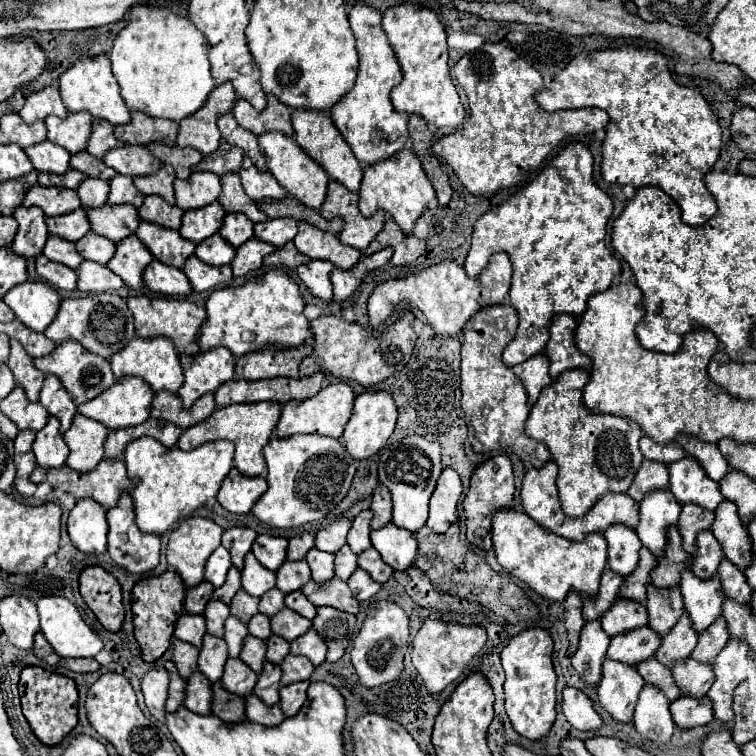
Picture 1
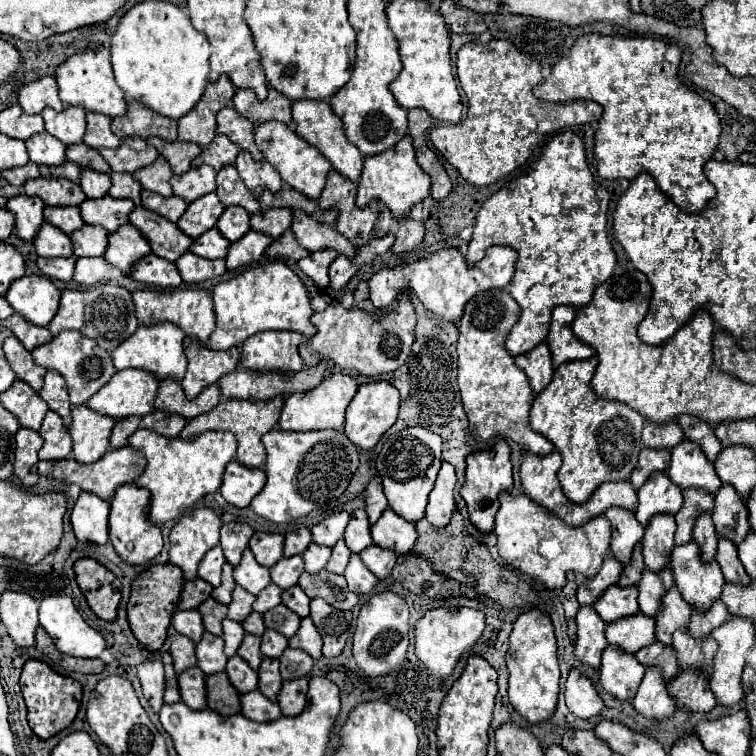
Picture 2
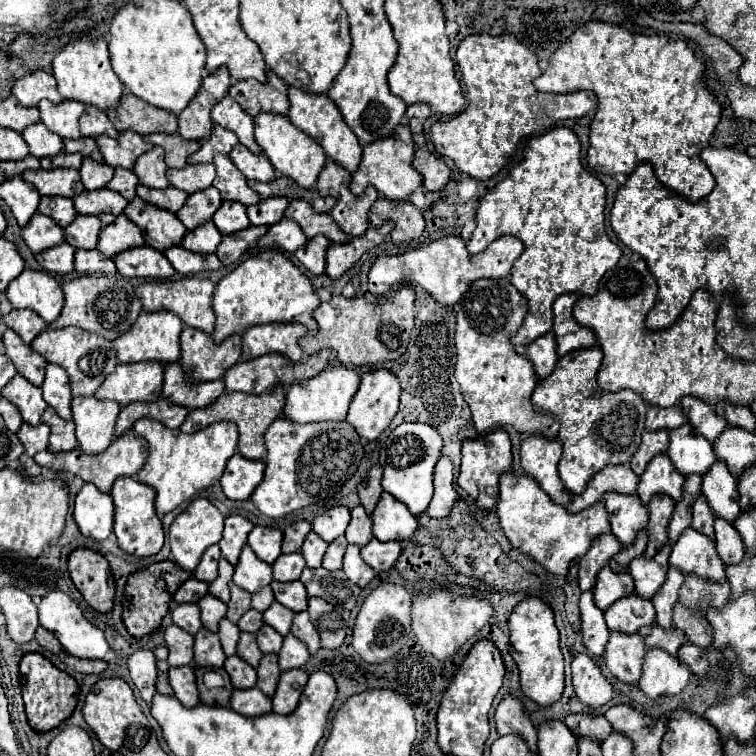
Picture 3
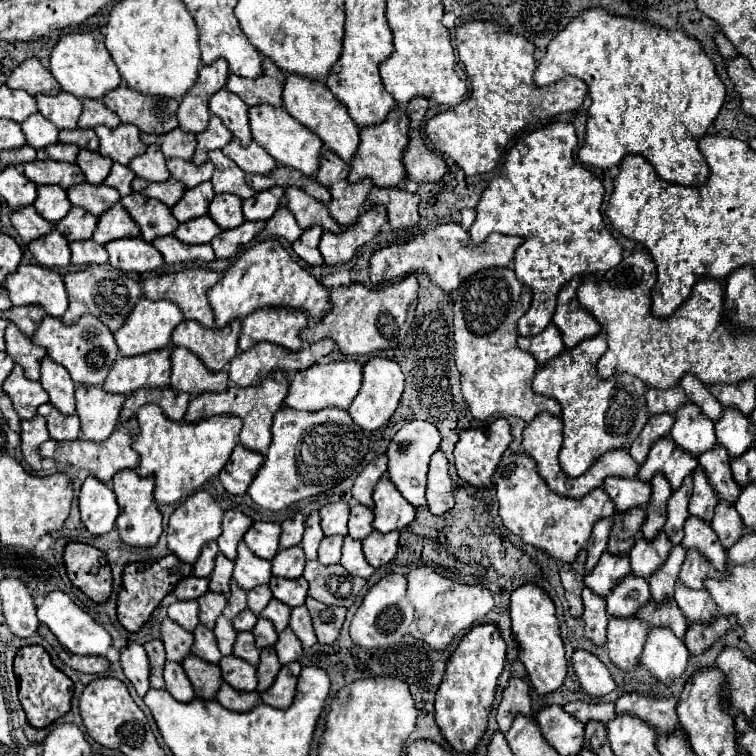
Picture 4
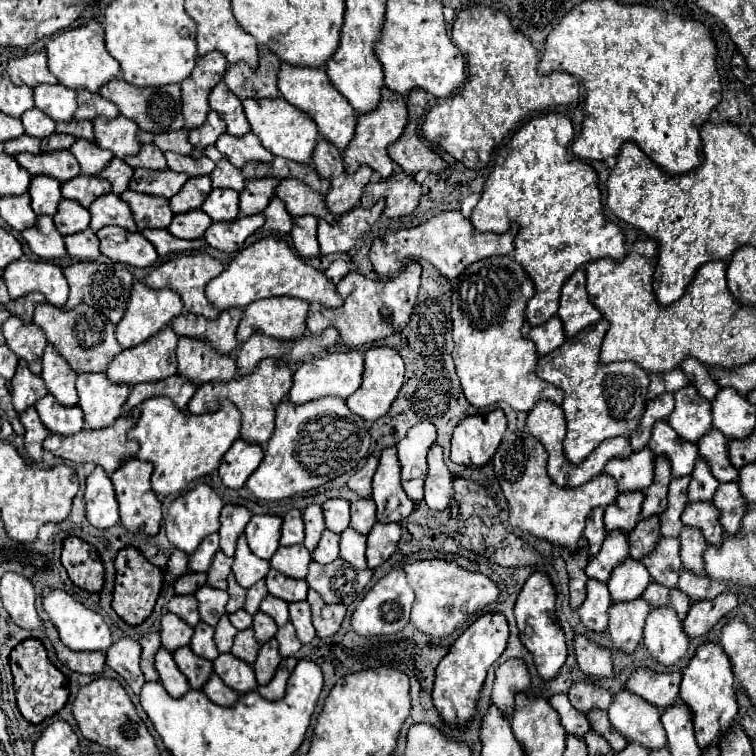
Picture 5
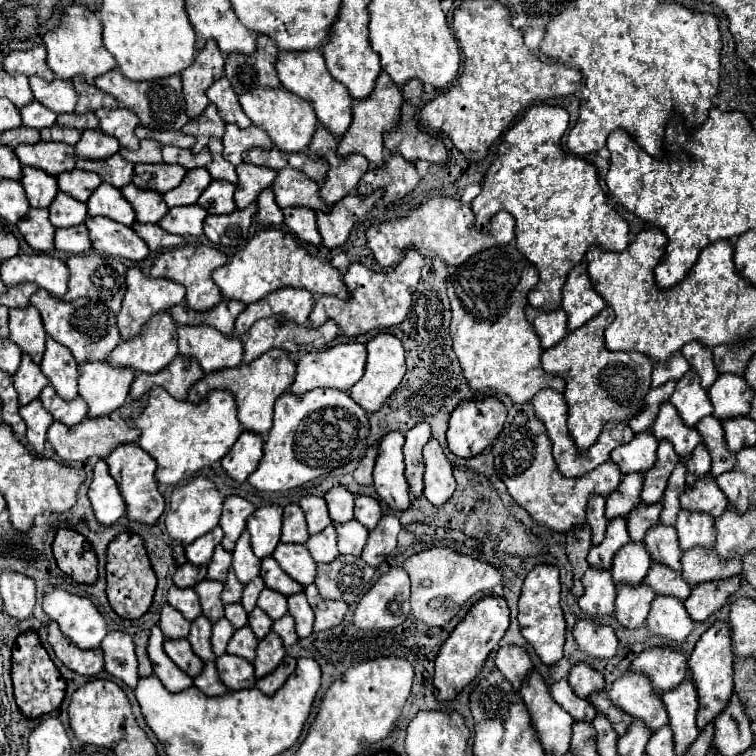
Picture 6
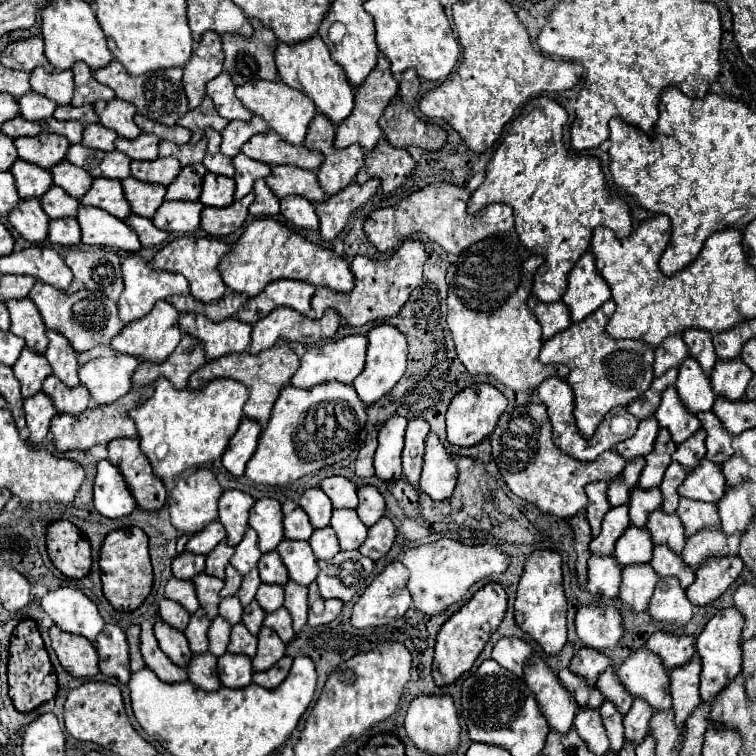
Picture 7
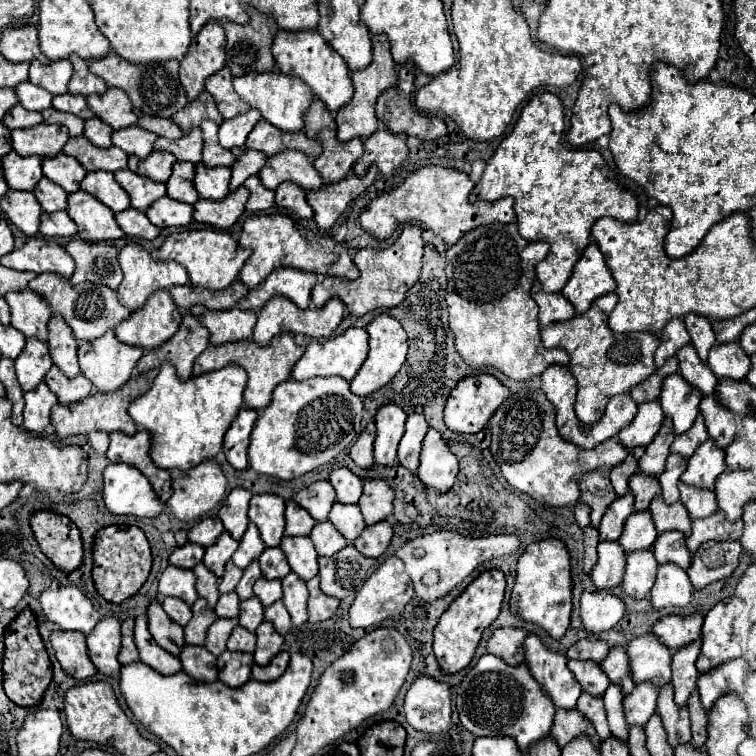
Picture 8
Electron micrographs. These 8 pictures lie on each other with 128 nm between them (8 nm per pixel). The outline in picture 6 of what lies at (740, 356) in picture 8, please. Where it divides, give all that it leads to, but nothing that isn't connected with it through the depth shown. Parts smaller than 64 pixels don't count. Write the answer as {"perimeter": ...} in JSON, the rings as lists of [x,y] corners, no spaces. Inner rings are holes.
{"perimeter":[[[720,374],[712,388],[708,388],[708,394],[714,404],[714,416],[718,420],[746,416],[750,410],[750,400],[754,396],[744,376],[734,374]]]}

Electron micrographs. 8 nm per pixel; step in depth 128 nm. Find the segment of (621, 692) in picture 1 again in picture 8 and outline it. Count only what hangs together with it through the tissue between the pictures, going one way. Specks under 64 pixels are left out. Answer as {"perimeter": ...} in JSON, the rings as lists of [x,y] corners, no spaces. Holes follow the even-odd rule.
{"perimeter":[[[652,550],[630,552],[624,582],[622,582],[624,592],[638,600],[646,598],[654,586],[656,570],[658,570],[658,562],[656,562]]]}

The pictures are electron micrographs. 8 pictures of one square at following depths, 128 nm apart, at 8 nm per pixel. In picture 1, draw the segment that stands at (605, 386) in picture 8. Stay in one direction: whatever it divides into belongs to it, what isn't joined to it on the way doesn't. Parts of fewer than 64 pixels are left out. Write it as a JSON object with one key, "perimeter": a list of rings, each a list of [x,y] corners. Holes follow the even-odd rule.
{"perimeter":[[[582,368],[562,372],[550,386],[542,390],[526,420],[526,434],[544,442],[558,464],[558,496],[562,510],[570,518],[584,516],[594,502],[606,492],[626,492],[644,460],[638,440],[640,426],[614,414],[594,414],[584,408],[582,390],[588,372]]]}

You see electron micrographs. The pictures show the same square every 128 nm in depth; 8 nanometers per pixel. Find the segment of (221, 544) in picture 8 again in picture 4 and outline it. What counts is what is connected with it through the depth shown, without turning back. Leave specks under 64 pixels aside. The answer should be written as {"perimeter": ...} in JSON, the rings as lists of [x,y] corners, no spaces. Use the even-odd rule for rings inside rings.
{"perimeter":[[[222,552],[216,556],[216,568],[210,574],[210,592],[218,592],[224,596],[230,596],[230,588],[228,582],[232,578],[232,570],[234,570],[234,562],[230,562]]]}

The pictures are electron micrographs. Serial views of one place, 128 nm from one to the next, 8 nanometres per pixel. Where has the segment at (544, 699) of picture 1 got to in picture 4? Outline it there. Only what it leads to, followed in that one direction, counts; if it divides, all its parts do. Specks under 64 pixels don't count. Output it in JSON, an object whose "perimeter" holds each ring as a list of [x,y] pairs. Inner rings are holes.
{"perimeter":[[[524,584],[512,592],[510,614],[512,614],[512,634],[516,636],[518,642],[518,658],[526,666],[532,686],[536,688],[538,694],[558,690],[566,678],[568,666],[564,658],[564,644],[560,638],[554,602],[540,586]]]}

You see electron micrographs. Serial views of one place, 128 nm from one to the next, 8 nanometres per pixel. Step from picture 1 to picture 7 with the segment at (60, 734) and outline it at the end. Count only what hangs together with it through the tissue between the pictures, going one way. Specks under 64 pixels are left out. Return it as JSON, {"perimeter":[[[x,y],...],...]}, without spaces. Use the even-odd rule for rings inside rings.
{"perimeter":[[[26,618],[22,620],[12,636],[10,636],[10,658],[8,658],[8,696],[12,698],[14,706],[18,712],[32,712],[34,708],[38,708],[40,704],[52,700],[58,692],[58,684],[56,684],[56,672],[54,666],[48,658],[48,652],[44,648],[42,636],[38,632],[38,626],[34,620]]]}

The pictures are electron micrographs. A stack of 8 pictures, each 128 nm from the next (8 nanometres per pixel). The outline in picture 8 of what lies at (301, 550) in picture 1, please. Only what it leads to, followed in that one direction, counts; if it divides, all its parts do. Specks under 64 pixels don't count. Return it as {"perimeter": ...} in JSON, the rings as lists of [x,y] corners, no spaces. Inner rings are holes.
{"perimeter":[[[292,500],[286,502],[286,536],[308,536],[316,520]]]}

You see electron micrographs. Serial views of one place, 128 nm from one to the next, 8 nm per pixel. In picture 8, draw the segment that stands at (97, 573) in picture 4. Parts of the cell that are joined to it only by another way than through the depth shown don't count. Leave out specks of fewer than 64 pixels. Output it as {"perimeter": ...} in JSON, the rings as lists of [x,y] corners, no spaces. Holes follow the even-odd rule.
{"perimeter":[[[40,510],[30,516],[30,526],[40,550],[54,562],[56,568],[72,572],[82,564],[82,538],[70,518]]]}

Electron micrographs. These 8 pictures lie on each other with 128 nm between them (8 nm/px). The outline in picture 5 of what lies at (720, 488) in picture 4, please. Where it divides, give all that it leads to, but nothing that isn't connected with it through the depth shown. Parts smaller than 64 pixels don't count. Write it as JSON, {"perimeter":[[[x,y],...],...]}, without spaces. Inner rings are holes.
{"perimeter":[[[710,428],[710,432],[706,432],[702,440],[698,440],[698,450],[700,456],[710,464],[710,470],[718,482],[738,480],[738,470],[728,458],[728,440],[726,436],[722,436],[722,432]]]}

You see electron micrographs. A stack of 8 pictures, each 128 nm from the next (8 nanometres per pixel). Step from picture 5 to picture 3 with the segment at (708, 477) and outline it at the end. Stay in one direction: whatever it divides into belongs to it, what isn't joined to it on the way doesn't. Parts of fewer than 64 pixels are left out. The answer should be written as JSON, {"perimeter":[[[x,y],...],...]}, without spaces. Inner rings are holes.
{"perimeter":[[[700,494],[692,506],[692,528],[714,538],[714,512],[710,510],[704,494]]]}

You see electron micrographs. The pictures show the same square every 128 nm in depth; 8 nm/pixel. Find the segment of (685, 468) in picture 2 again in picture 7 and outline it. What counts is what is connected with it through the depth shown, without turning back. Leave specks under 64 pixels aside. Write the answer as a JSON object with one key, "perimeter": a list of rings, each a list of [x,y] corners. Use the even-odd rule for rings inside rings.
{"perimeter":[[[692,356],[682,360],[680,364],[676,390],[680,394],[680,400],[686,404],[686,408],[694,414],[708,412],[716,398],[710,378],[702,372],[700,364]]]}

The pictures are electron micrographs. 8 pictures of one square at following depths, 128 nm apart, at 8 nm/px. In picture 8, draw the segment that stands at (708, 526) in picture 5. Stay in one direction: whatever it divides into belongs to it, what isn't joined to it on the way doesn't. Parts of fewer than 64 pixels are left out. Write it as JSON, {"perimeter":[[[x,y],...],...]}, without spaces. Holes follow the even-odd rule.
{"perimeter":[[[708,438],[706,444],[700,444],[696,452],[688,458],[688,468],[682,474],[682,480],[686,484],[712,490],[722,470],[726,470],[724,450],[718,448],[712,438]]]}

